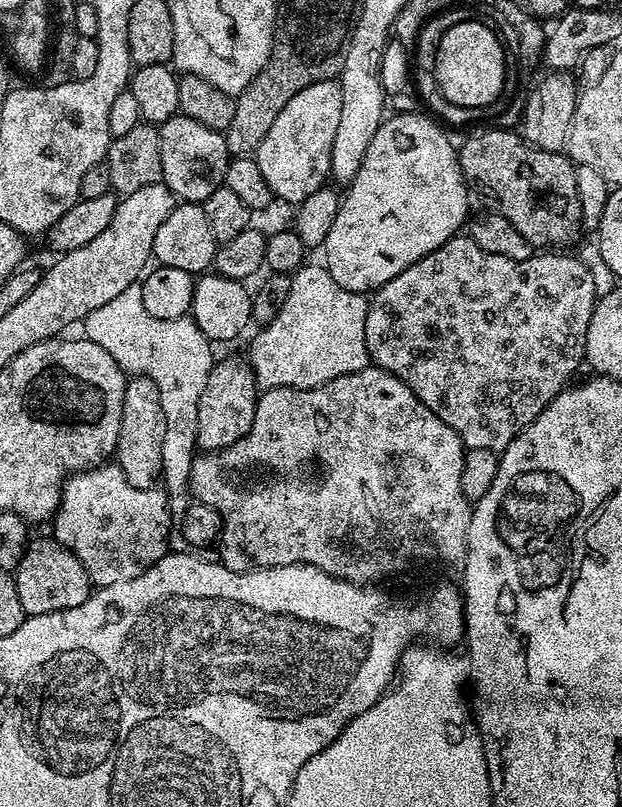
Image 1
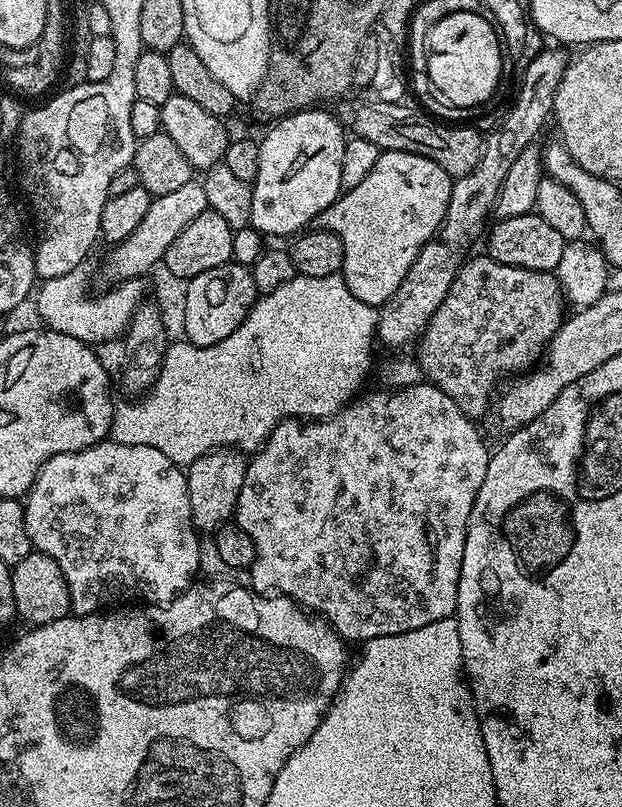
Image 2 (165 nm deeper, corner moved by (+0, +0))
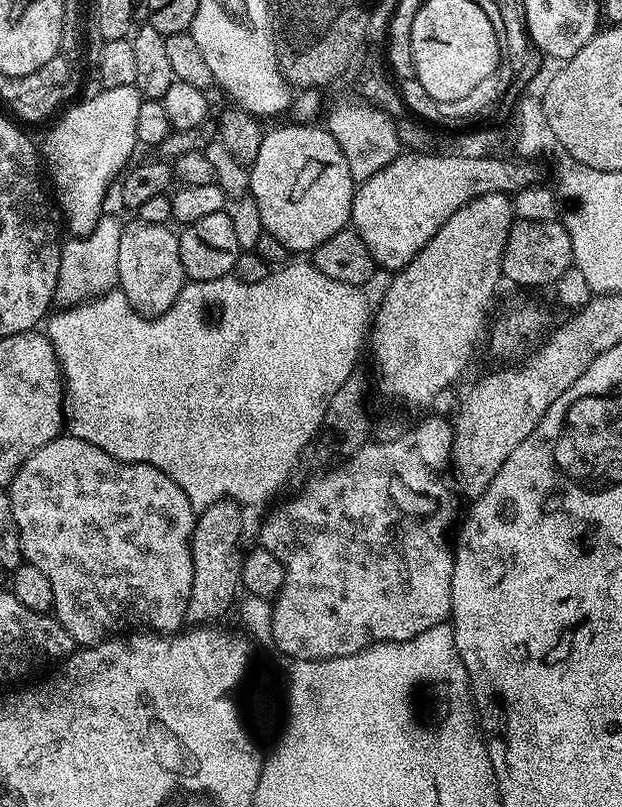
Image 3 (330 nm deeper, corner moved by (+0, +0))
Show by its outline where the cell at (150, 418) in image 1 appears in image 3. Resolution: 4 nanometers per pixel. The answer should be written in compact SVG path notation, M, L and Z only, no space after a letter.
M139 218L133 219L133 224L125 223L121 230L121 237L117 247L117 274L119 291L126 294L128 305L135 312L139 312L145 318L161 316L178 298L180 291L184 289L186 277L182 270L182 262L178 254L180 245L179 235L171 232L171 227L162 224L151 224Z

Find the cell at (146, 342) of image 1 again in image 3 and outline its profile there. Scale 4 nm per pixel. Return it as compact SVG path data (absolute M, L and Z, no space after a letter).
M102 214L94 231L87 236L73 237L61 245L58 284L55 301L77 304L94 295L111 291L117 283L117 247L123 223L108 214Z

